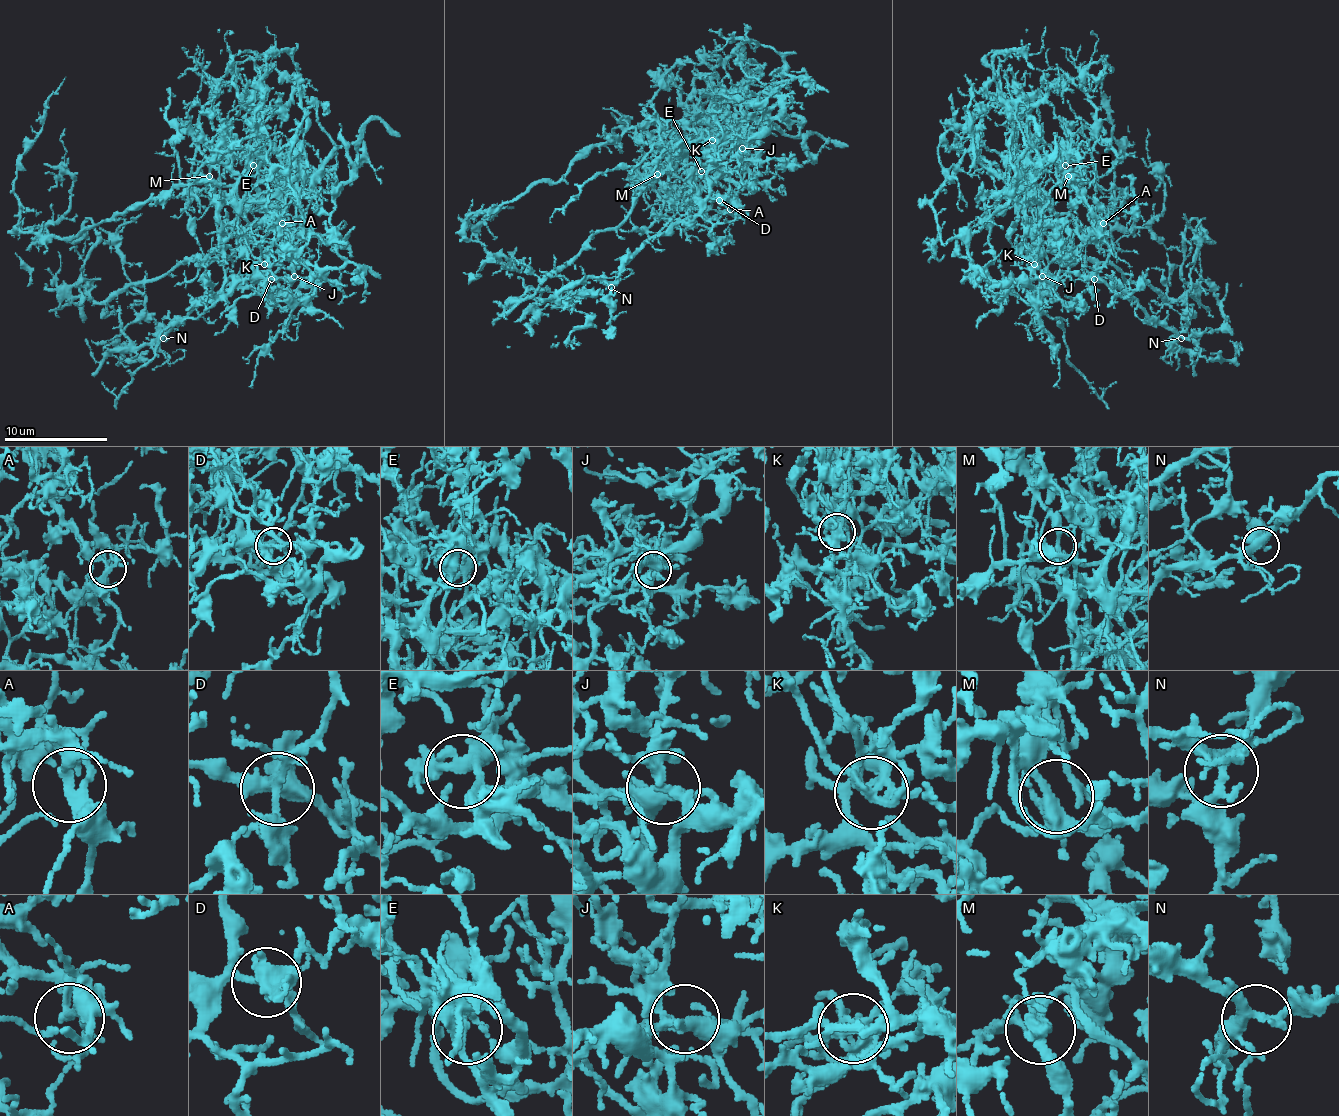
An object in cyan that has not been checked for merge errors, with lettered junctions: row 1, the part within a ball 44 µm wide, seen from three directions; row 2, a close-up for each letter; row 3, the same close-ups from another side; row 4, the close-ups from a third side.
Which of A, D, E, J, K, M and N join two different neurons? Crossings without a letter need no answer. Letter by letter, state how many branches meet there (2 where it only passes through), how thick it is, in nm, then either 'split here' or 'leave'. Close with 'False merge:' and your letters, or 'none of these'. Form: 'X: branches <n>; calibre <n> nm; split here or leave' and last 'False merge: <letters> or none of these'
A: branches 4; calibre 240 nm; split here
D: branches 4; calibre 190 nm; leave
E: branches 4; calibre 340 nm; leave
J: branches 4; calibre 320 nm; leave
K: branches 4; calibre 240 nm; split here
M: branches 4; calibre 300 nm; leave
N: branches 4; calibre 320 nm; leave
False merge: A, K

